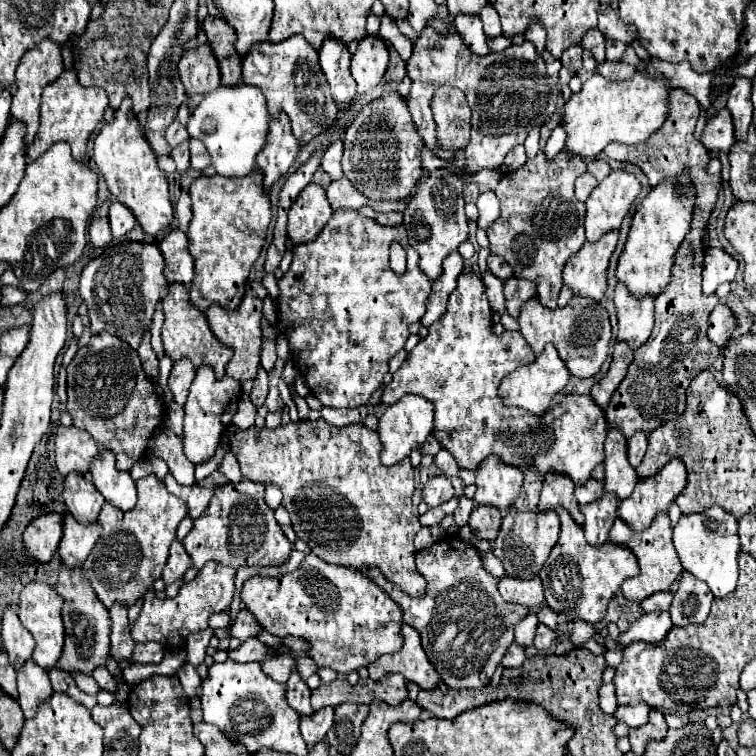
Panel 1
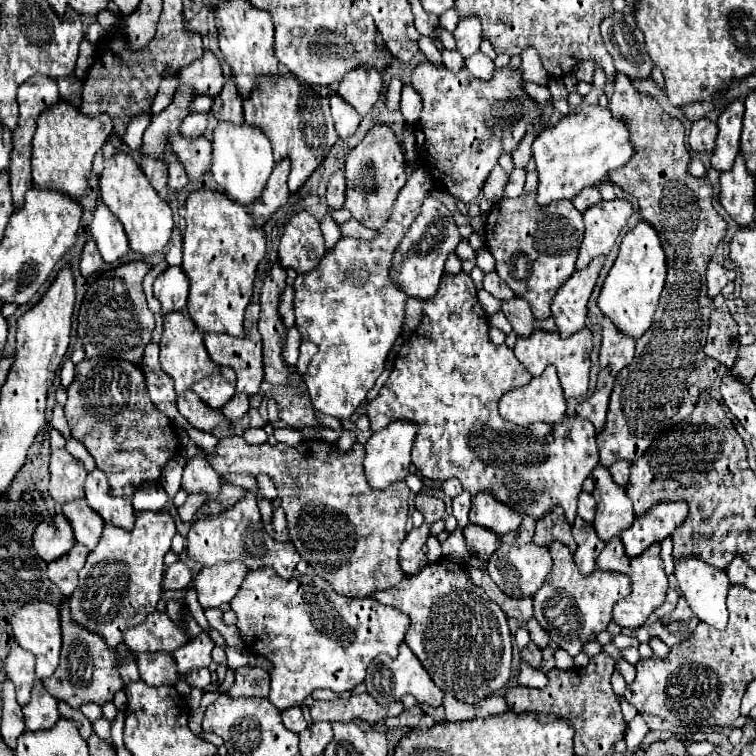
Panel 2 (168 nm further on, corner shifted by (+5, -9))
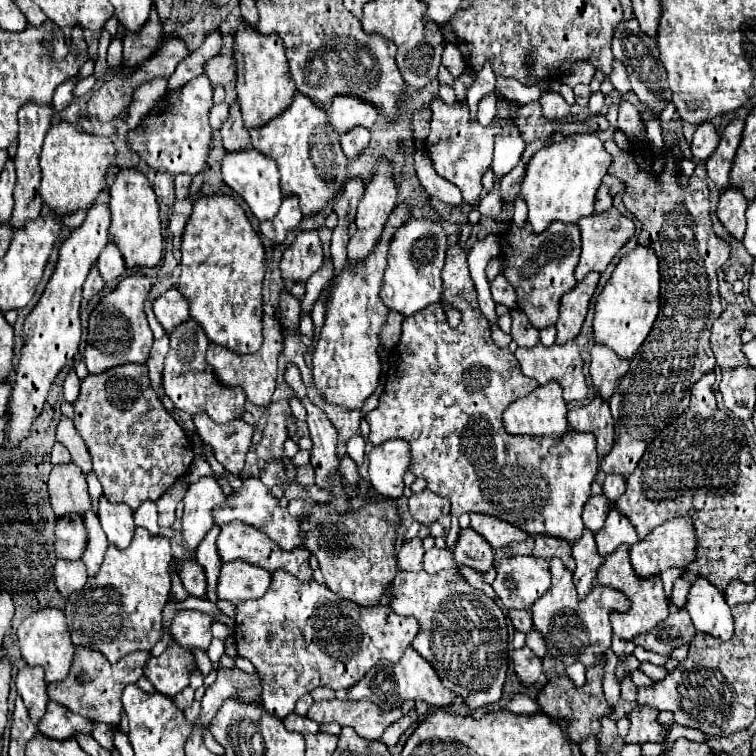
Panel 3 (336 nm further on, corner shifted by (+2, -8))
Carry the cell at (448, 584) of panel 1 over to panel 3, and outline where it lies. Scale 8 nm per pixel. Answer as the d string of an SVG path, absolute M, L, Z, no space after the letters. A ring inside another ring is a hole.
M458 568L432 576L424 570L400 570L392 584L396 596L390 606L394 612L418 620L420 632L412 648L434 666L442 684L462 696L472 710L498 702L508 668L508 630L500 606L484 592L472 588Z

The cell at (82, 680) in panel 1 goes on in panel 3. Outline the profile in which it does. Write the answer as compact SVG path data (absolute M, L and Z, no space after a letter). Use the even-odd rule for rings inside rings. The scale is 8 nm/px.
M94 724L94 740L108 752L114 750L114 734L110 728L106 728L106 724Z

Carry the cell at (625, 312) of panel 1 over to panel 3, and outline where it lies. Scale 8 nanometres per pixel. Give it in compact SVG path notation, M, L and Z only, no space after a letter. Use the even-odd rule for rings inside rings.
M594 344L590 350L592 362L590 362L590 378L594 384L596 394L608 402L614 394L614 390L618 388L622 376L626 374L628 368L628 360L618 360L618 356L614 356L614 352L610 352L608 348L602 348L602 344Z

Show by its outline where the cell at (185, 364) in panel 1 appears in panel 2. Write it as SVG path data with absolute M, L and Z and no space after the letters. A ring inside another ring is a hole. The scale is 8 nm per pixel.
M191 389L177 395L177 409L193 427L197 427L201 431L207 431L207 433L213 433L217 437L229 437L233 433L241 435L241 431L247 429L247 427L263 427L265 425L263 417L259 415L259 411L255 407L251 407L245 413L243 419L227 421L221 411L213 411L213 409L209 411L201 403L199 395L195 391L191 391Z

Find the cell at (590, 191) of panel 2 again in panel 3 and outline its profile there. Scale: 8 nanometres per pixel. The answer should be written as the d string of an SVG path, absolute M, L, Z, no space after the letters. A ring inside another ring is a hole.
M602 184L600 188L598 188L598 192L596 192L596 204L594 204L594 212L604 212L604 210L608 210L612 206L612 196L610 196L610 192L608 192L608 186L606 184Z

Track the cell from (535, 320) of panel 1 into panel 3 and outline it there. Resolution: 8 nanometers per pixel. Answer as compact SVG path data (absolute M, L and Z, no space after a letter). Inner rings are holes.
M574 340L568 342L568 344L564 344L564 346L554 344L554 346L546 348L546 346L542 346L542 344L536 344L536 346L530 348L530 350L518 348L518 350L514 352L514 356L518 358L522 372L524 372L526 376L534 378L540 386L544 386L544 384L548 384L548 382L552 382L552 380L558 382L558 384L562 386L562 390L564 390L564 400L566 400L566 402L584 400L584 398L586 398L588 386L586 386L586 380L584 380L584 376L582 376L582 358L580 358L580 350L578 350L578 346L576 346Z

